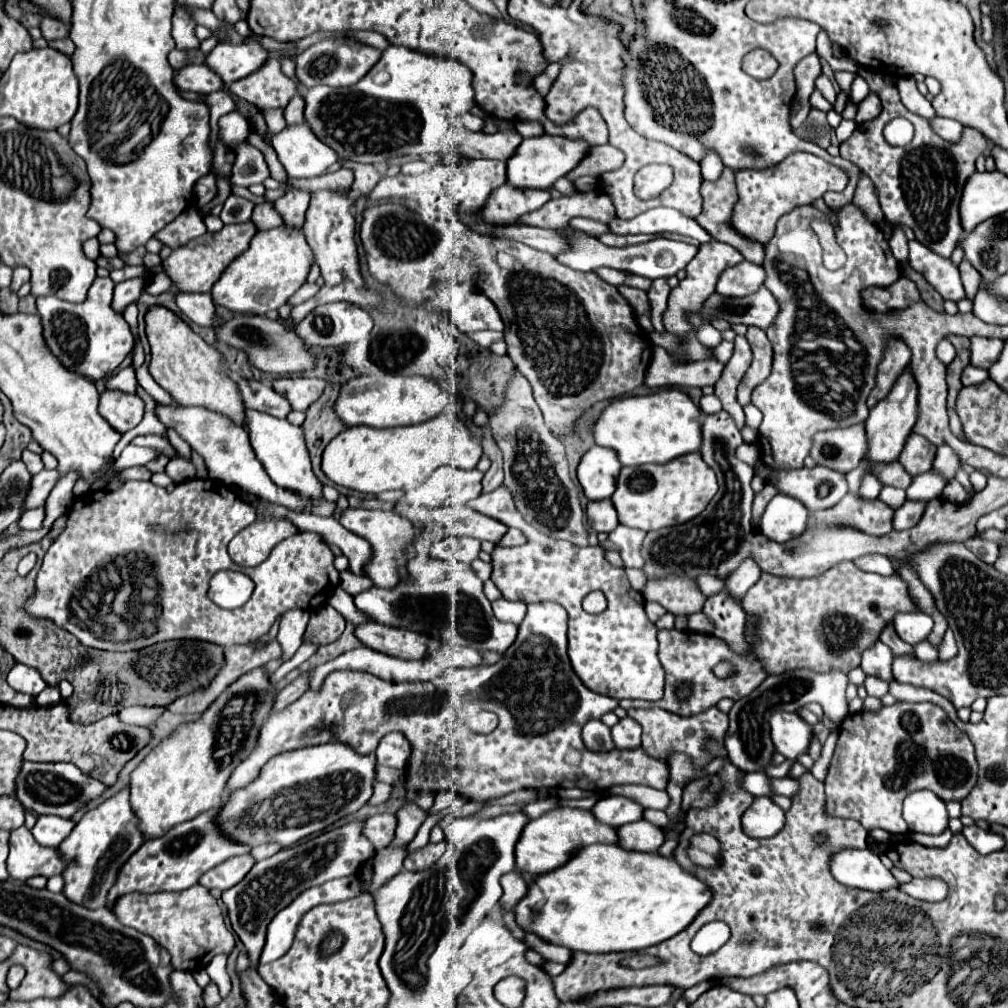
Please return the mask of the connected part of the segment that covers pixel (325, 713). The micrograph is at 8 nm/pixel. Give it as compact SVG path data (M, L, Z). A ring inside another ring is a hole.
M535 603L535 605L529 605L527 607L527 617L523 619L523 623L519 625L519 635L515 639L515 643L505 651L505 657L495 663L495 665L483 665L483 667L473 667L473 669L447 669L441 677L435 677L433 681L427 681L427 683L389 683L389 681L383 681L371 673L365 673L365 671L333 671L327 675L321 691L307 691L303 697L299 697L295 703L291 703L287 709L283 709L281 713L273 713L259 729L259 737L257 737L257 745L253 749L253 753L243 759L231 773L227 785L225 785L225 791L237 791L241 787L247 787L251 781L255 781L259 777L259 769L265 765L265 761L269 761L271 757L279 755L279 753L285 753L285 751L291 751L291 749L299 749L299 747L309 747L309 745L319 745L319 743L327 743L327 741L347 741L351 745L355 745L355 751L359 753L371 753L377 749L377 741L389 733L389 731L401 731L407 735L407 739L411 741L411 747L413 747L413 753L411 753L411 761L407 763L407 771L403 775L403 785L407 785L407 789L411 789L411 793L407 795L409 801L413 801L413 797L421 791L429 791L429 793L439 793L439 791L445 791L445 789L457 789L463 797L467 799L495 799L495 797L503 797L511 791L517 791L517 789L543 789L543 787L579 787L579 789L585 789L585 791L607 791L609 787L613 785L623 785L623 783L641 783L641 785L649 785L649 787L655 787L655 789L665 789L667 783L669 783L669 765L663 761L663 759L655 759L651 755L645 753L643 747L635 747L635 749L613 749L613 751L599 751L599 753L593 753L589 751L583 741L581 741L581 727L593 719L593 717L601 717L603 713L607 711L613 711L613 707L617 707L617 701L611 699L611 697L605 697L605 695L599 695L591 689L587 689L581 679L575 675L575 671L571 669L571 663L569 663L569 657L567 657L567 611L561 607L561 605L555 605L555 603ZM459 683L459 695L461 695L461 705L463 703L469 703L469 707L459 707L461 713L463 709L469 709L475 707L475 713L477 711L493 711L497 717L499 717L499 725L493 733L489 735L477 735L477 733L471 733L469 727L465 725L465 721L457 721L457 703L455 703L455 687ZM447 717L455 717L455 729L451 733L445 733L443 731L443 723Z

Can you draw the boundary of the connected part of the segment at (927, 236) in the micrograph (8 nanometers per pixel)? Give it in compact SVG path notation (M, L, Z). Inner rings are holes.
M859 67L857 75L862 76L870 90L879 95L883 111L873 121L857 125L853 135L839 145L841 157L859 165L861 171L873 181L879 193L879 203L887 223L907 225L913 229L915 239L935 251L941 257L951 257L957 247L959 233L963 233L959 221L959 201L965 187L965 181L975 173L975 159L985 153L987 141L975 131L975 149L949 149L933 129L931 123L911 111L907 111L899 99L897 87L887 83L879 72ZM905 117L915 127L915 137L905 147L891 147L883 137L883 127L895 119Z

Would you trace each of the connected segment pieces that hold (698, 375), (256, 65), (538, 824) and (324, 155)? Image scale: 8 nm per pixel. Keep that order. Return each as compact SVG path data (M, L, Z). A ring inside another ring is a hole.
M655 347L645 383L653 389L661 387L705 387L715 385L723 371L723 363L707 359L695 363L675 361L663 347Z
M249 35L239 45L231 45L231 43L217 45L207 55L207 65L215 73L219 73L227 85L231 85L233 81L245 79L257 69L261 69L267 59L269 59L267 49L261 47L255 35Z
M557 807L525 825L515 847L515 865L517 869L527 871L531 875L549 873L551 869L565 865L579 849L593 843L617 843L617 829L597 821L595 815L587 809Z
M307 123L287 125L271 137L271 145L289 177L317 177L337 161L335 151L321 143Z

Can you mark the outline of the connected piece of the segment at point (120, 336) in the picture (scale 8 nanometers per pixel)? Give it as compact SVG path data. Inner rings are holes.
M97 277L83 305L59 301L55 295L37 299L37 311L41 315L43 335L49 351L53 351L61 365L65 365L69 371L75 371L87 377L89 381L99 381L111 375L121 365L121 361L133 351L135 341L131 329L123 315L111 307L113 287L115 285L109 277Z

